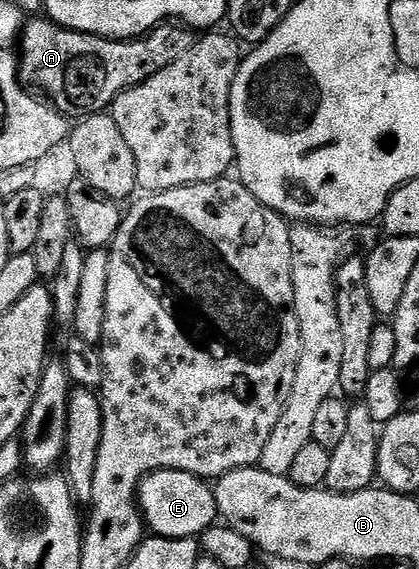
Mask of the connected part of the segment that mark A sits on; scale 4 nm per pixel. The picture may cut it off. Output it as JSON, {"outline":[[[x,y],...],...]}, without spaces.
{"outline":[[[33,16],[20,33],[19,77],[26,87],[40,92],[62,114],[80,120],[88,114],[108,111],[124,90],[146,82],[155,72],[163,72],[167,64],[175,64],[179,56],[191,52],[197,40],[198,35],[190,27],[176,20],[163,22],[136,40],[114,40],[66,30],[48,17]]]}

